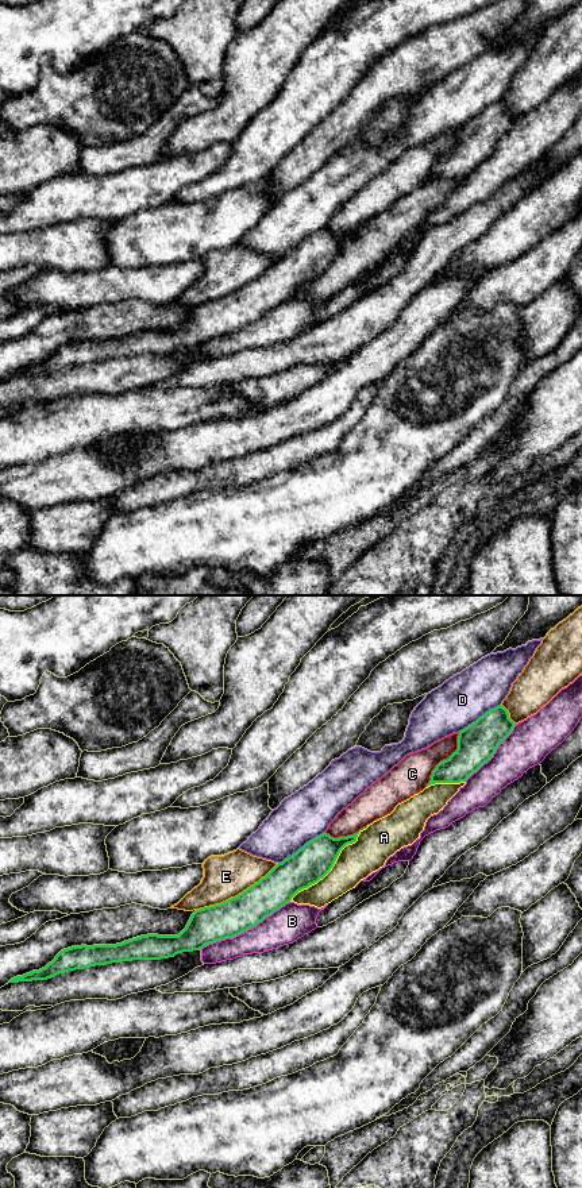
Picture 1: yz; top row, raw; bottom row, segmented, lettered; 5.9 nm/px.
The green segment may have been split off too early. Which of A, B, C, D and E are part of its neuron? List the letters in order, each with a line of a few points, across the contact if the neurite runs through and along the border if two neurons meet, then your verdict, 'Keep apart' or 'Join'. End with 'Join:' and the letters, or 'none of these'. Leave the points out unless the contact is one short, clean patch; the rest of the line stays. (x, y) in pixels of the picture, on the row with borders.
A: Keep apart
B: Keep apart
C: Keep apart
D: Keep apart
E: Keep apart
Join: none of these

